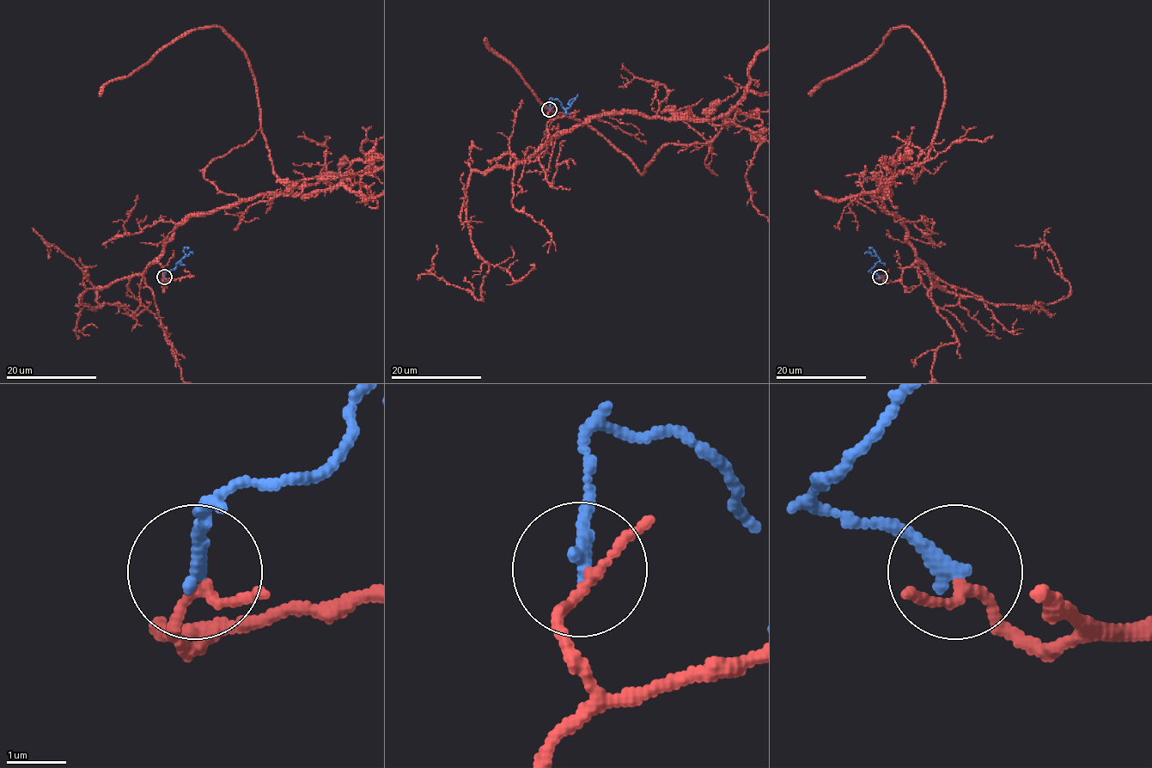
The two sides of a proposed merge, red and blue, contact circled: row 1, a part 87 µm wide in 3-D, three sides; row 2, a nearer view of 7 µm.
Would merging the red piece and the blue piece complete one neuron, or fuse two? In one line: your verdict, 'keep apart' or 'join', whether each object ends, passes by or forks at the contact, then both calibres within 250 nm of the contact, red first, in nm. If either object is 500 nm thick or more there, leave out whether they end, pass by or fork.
join; red passes by; blue ends there; 140 nm thick on the red side, 280 nm on the other

